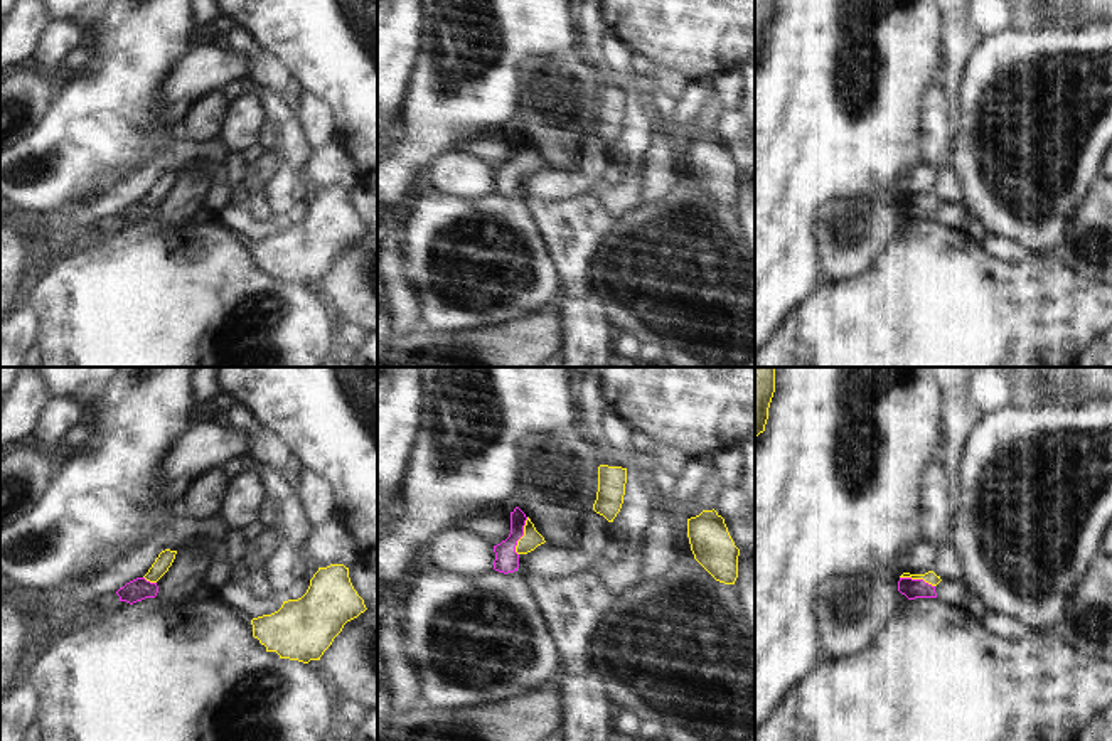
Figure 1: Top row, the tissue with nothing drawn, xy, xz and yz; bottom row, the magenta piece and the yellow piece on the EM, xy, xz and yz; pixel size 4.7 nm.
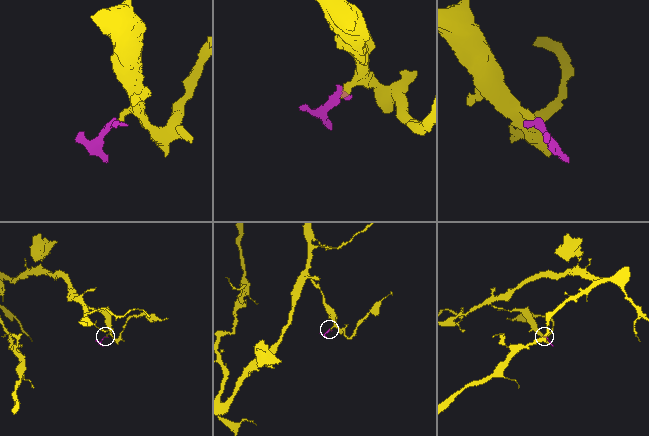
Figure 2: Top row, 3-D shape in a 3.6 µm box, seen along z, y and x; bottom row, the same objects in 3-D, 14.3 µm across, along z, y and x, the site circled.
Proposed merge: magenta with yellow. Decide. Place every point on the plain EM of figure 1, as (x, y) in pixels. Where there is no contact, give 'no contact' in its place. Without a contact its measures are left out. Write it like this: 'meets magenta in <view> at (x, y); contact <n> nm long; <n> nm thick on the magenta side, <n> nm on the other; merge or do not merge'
meets magenta in xz at (523, 157); contact 190 nm long; 110 nm thick on the magenta side, 90 nm on the other; merge

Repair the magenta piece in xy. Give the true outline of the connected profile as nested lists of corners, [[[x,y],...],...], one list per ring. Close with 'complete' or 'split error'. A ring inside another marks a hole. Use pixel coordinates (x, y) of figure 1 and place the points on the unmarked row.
[[[162,173],[143,200],[136,200],[116,214],[120,224],[133,227],[145,221],[155,221],[158,216],[157,204],[168,194],[175,177],[177,173]]] | split error

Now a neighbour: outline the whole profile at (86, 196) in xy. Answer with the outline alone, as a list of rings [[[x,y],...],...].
[[[96,184],[88,189],[84,189],[79,195],[72,197],[69,202],[61,204],[54,211],[59,214],[66,216],[78,209],[79,205],[89,204],[94,200],[98,195],[104,194],[113,184]]]

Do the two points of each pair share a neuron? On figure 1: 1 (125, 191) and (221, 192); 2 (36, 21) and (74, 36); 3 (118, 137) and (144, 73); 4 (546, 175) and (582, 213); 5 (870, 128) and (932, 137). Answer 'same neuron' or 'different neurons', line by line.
1: same neuron
2: different neurons
3: same neuron
4: different neurons
5: different neurons

